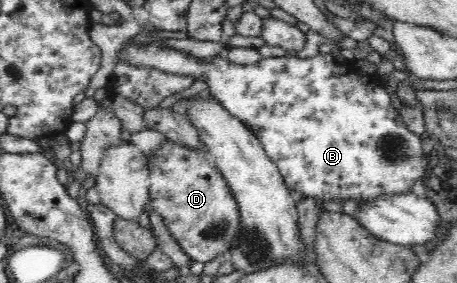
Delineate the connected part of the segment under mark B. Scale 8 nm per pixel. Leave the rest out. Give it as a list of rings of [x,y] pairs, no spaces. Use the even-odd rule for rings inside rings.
[[[127,41],[124,42],[123,48],[118,54],[118,61],[126,61],[126,63],[130,63],[131,65],[148,66],[170,74],[190,75],[190,77],[194,77],[194,80],[196,78],[204,78],[205,82],[207,82],[210,95],[218,100],[232,116],[241,120],[244,126],[262,143],[266,155],[277,165],[286,187],[291,191],[301,192],[306,197],[316,197],[323,201],[333,201],[332,199],[337,198],[342,204],[344,204],[348,198],[352,198],[358,205],[366,204],[366,202],[370,202],[370,199],[376,197],[408,192],[416,181],[424,180],[428,176],[429,171],[426,171],[428,162],[423,162],[423,158],[426,155],[422,149],[421,138],[408,130],[404,121],[402,121],[394,96],[390,96],[386,93],[386,88],[376,80],[374,75],[366,72],[363,74],[359,73],[356,66],[352,66],[345,58],[340,58],[335,53],[318,53],[311,58],[290,57],[288,55],[282,57],[262,57],[254,64],[239,65],[230,62],[225,54],[221,54],[213,59],[202,60],[189,53],[173,48],[154,46],[153,44],[150,44],[150,46],[137,46],[137,44],[131,44],[131,42]]]

